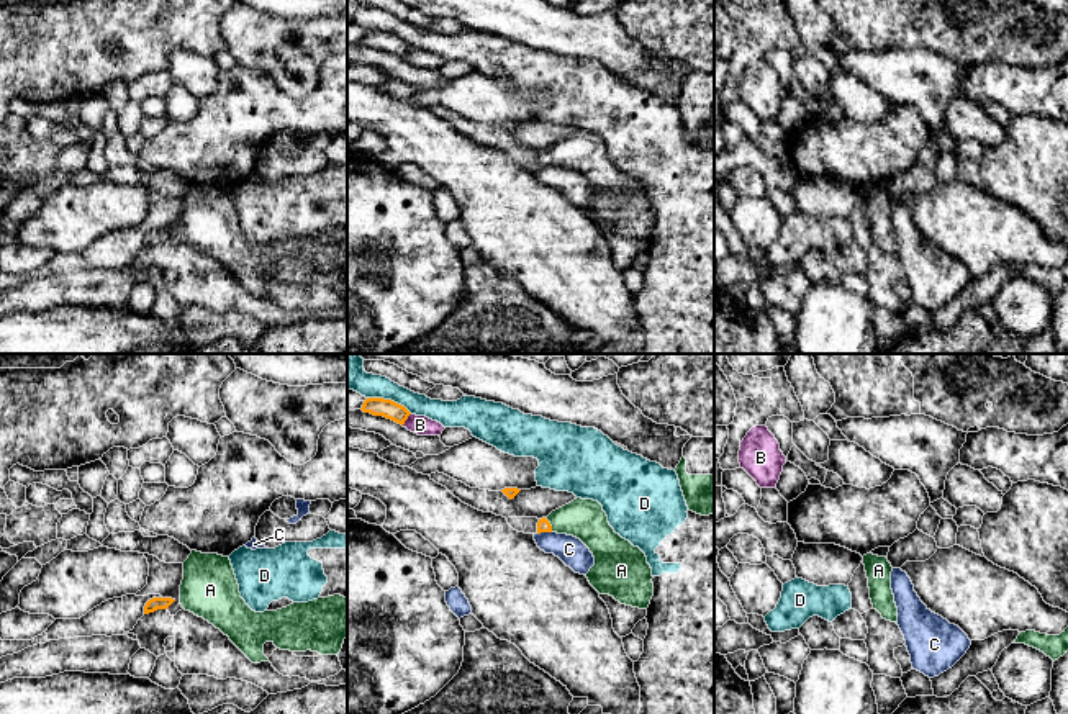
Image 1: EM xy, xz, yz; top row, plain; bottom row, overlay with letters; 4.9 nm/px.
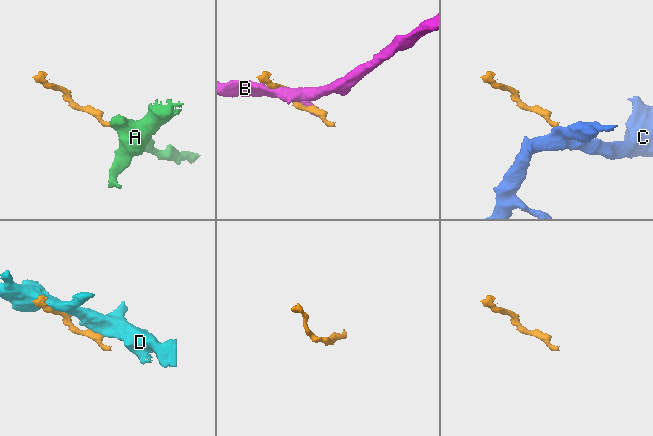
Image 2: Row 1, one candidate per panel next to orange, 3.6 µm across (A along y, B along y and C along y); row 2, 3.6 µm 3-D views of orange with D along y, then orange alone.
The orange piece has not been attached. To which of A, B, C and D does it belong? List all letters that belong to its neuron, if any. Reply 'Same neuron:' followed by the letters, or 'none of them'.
Same neuron: A

